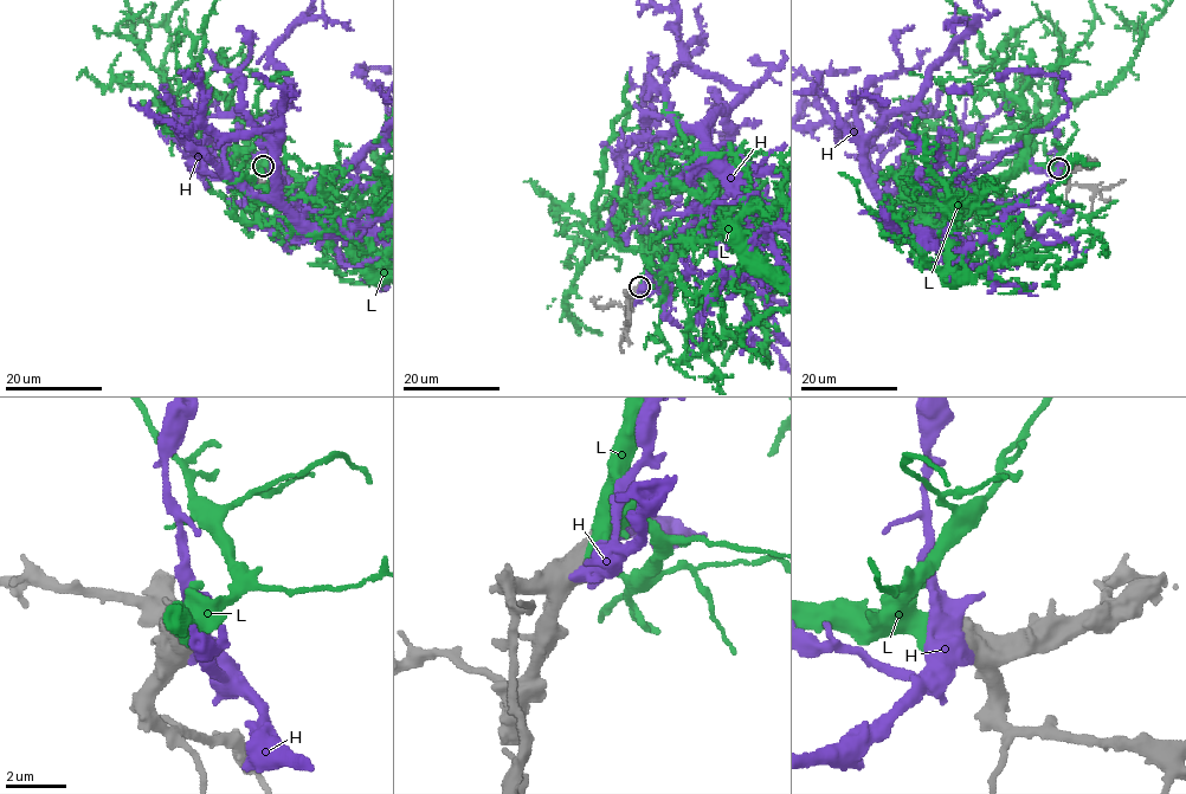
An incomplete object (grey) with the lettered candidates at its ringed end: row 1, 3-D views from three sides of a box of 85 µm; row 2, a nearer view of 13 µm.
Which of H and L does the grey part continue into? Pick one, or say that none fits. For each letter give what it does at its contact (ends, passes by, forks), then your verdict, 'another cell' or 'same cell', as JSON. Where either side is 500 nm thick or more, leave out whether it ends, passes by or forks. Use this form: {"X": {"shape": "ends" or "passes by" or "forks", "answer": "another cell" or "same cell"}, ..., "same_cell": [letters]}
{"H": {"answer": "another cell"}, "L": {"answer": "same cell"}, "same_cell": ["L"]}

